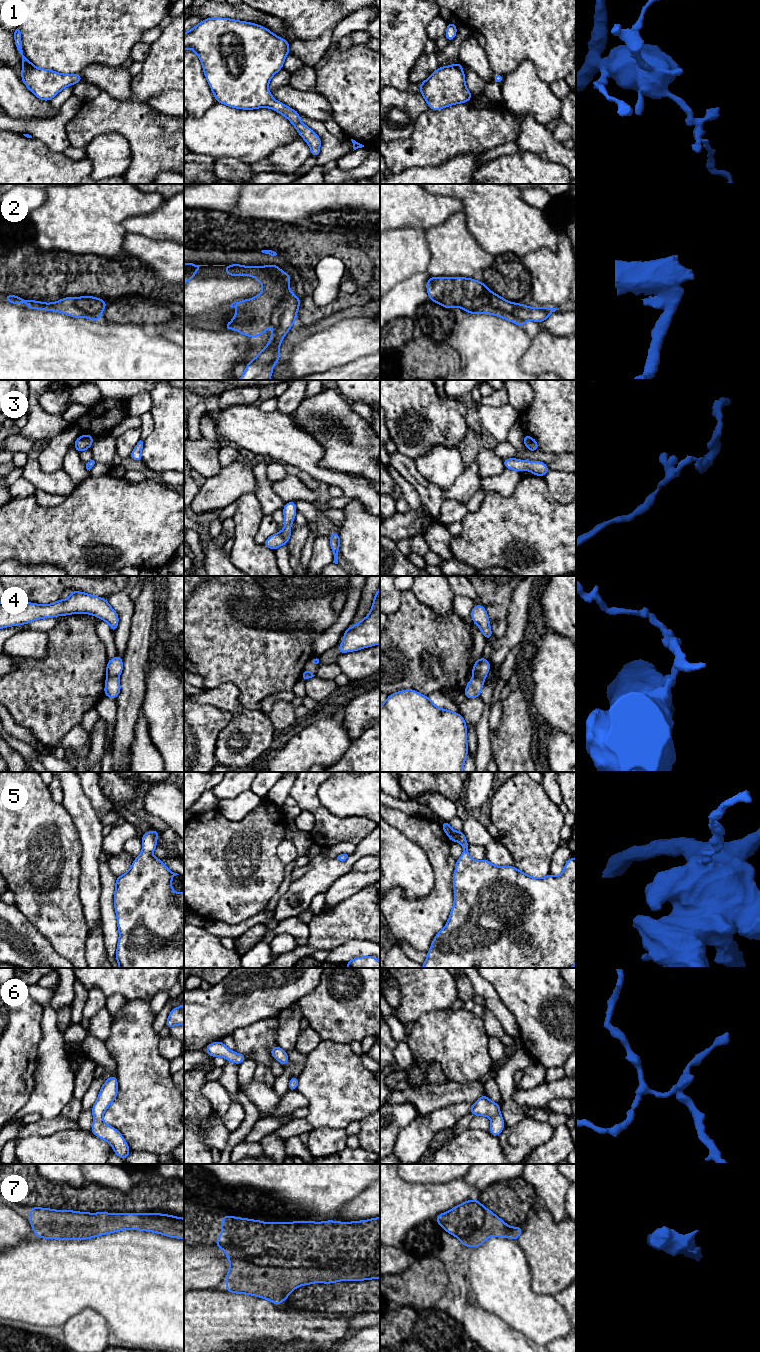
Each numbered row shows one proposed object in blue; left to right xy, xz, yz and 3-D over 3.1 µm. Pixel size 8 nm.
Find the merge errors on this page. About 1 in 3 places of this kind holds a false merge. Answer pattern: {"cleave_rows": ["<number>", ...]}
{"cleave_rows": ["4"]}

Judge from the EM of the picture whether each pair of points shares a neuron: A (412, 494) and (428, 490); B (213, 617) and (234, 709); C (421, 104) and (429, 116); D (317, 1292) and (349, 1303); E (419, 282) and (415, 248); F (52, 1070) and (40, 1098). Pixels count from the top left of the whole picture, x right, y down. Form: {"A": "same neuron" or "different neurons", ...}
{"A": "different neurons", "B": "different neurons", "C": "different neurons", "D": "same neuron", "E": "different neurons", "F": "same neuron"}

